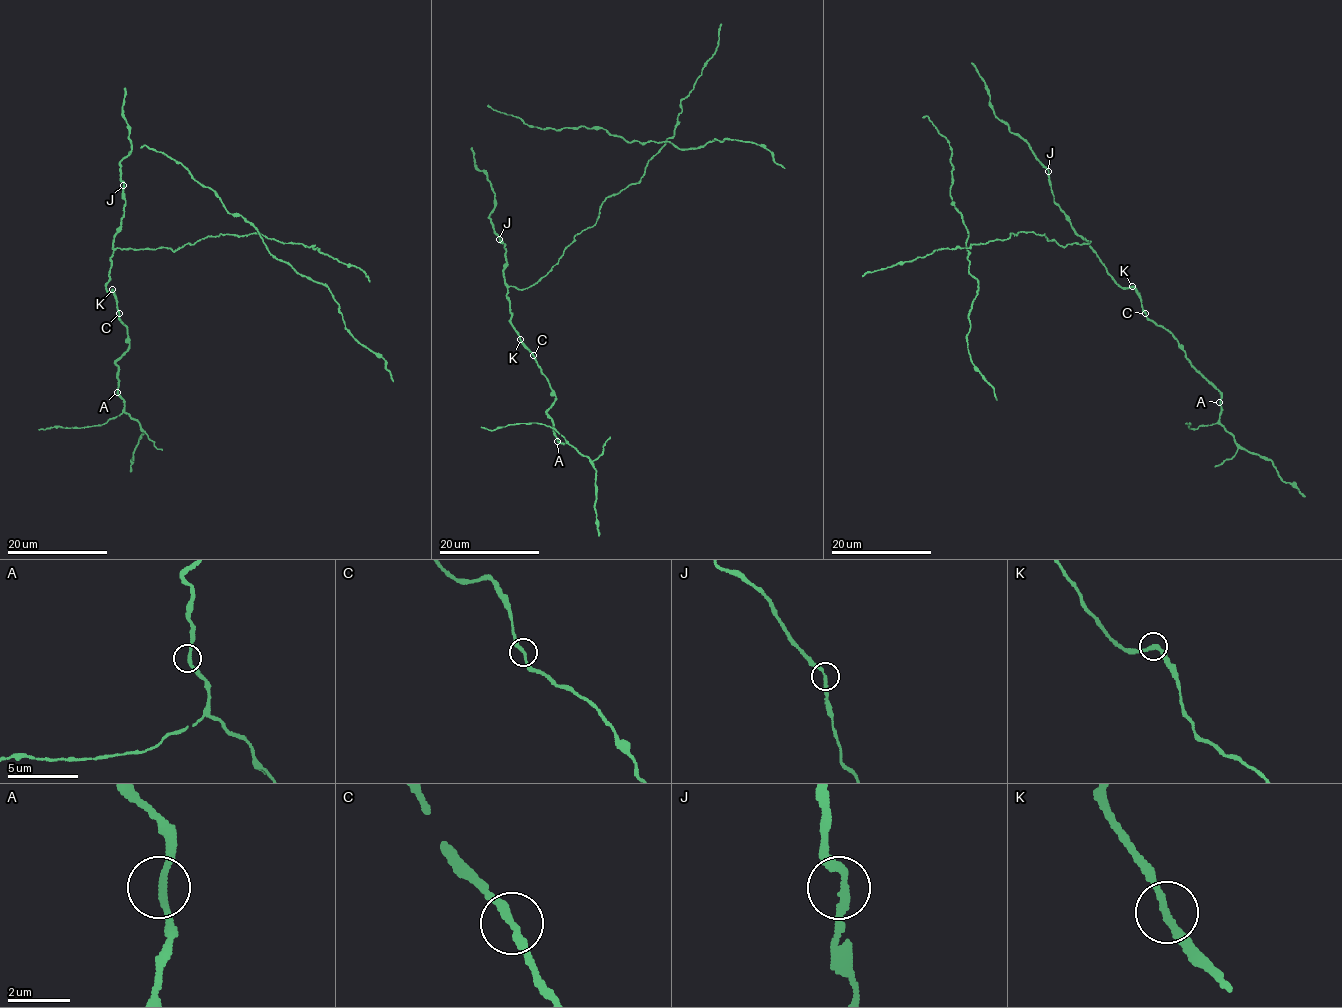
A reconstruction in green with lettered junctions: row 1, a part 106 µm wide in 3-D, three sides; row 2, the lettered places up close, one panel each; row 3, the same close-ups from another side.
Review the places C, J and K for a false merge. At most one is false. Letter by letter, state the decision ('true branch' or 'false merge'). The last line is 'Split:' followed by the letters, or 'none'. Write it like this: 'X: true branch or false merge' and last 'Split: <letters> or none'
C: true branch
J: true branch
K: true branch
Split: none

